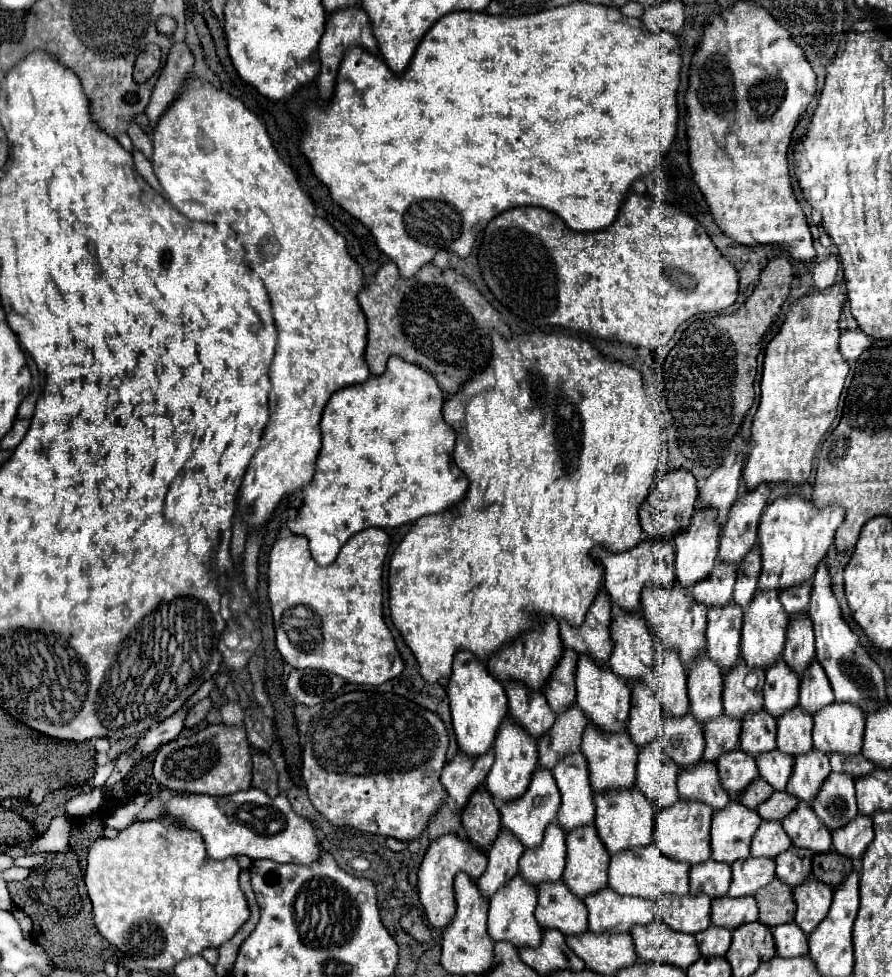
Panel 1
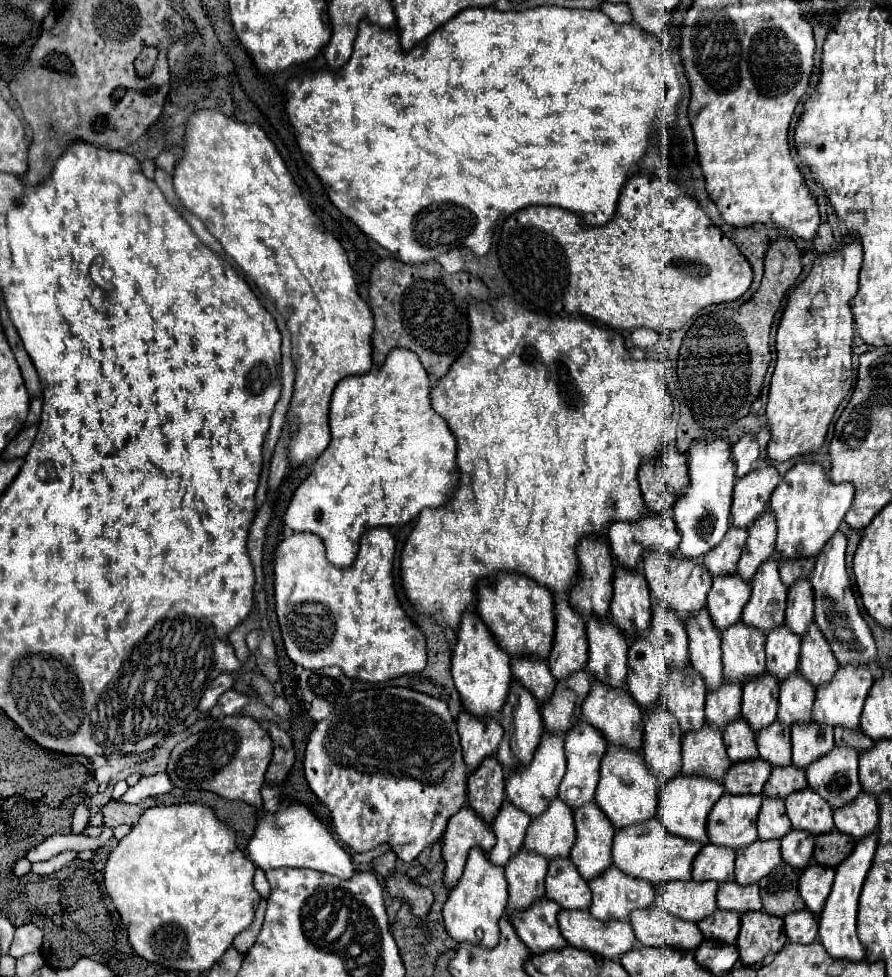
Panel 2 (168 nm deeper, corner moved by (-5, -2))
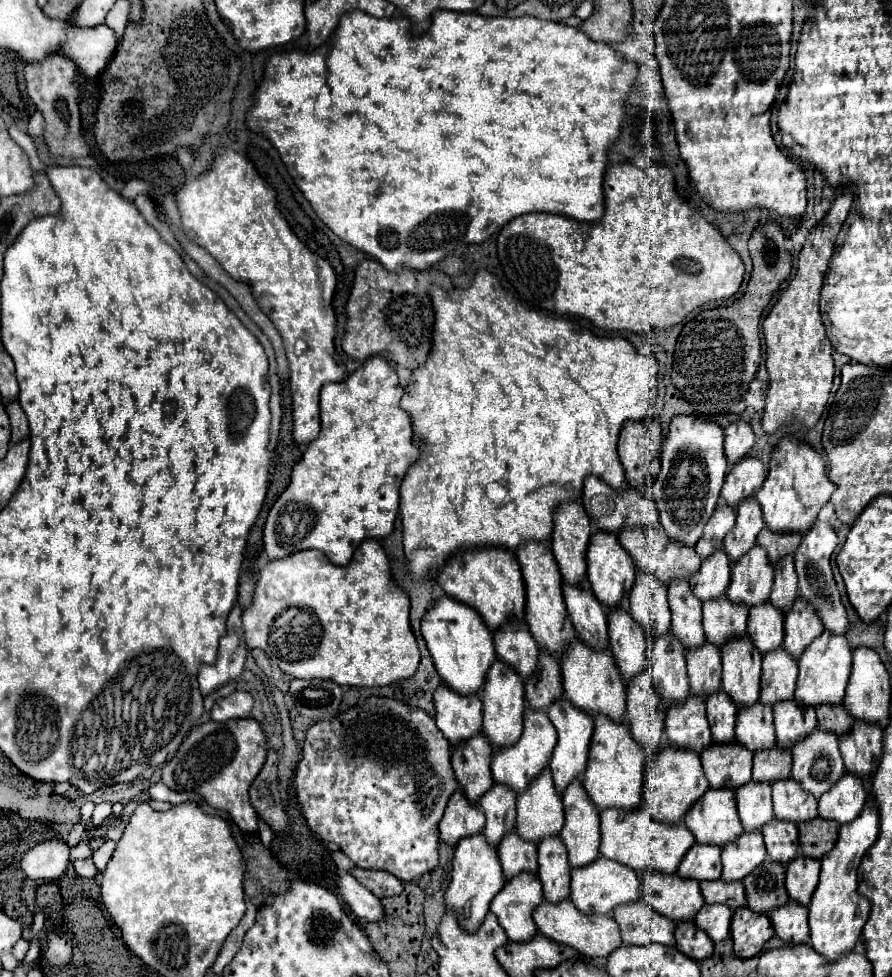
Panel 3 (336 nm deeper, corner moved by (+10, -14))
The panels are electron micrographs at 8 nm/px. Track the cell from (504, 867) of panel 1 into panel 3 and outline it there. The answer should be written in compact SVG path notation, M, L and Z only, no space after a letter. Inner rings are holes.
M494 784L492 792L480 800L480 810L486 816L484 838L486 842L496 848L500 840L514 830L516 822L516 796L502 784Z

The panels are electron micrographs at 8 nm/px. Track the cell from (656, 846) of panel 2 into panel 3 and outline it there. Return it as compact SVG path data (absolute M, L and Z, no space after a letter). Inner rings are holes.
M644 804L636 812L601 812L600 816L600 856L616 860L638 874L648 874L652 870L674 874L684 854L692 844L696 844L684 824L680 824L680 828L664 828L664 824L656 824L652 816L648 816L648 808L644 808Z

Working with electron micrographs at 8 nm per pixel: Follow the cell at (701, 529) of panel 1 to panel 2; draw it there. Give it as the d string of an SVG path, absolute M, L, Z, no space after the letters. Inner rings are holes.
M725 438L693 440L689 446L687 474L689 474L689 484L687 488L683 488L673 510L675 510L677 530L681 534L679 552L691 558L709 552L713 546L721 542L721 538L729 530L733 484L737 480L735 460L731 456L731 442Z

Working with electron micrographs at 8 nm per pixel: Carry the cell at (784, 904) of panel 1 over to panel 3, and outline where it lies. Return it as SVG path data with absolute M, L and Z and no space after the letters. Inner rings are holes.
M766 858L764 864L760 864L760 868L756 868L756 872L746 876L744 880L748 908L758 914L768 914L776 908L786 906L788 892L784 888L784 878L786 868Z

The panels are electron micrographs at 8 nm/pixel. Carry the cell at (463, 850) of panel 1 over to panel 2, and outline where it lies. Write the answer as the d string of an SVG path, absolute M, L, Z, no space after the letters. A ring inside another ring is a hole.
M459 808L447 822L447 830L443 836L443 860L447 862L445 870L445 884L447 888L453 888L455 882L461 878L467 854L473 846L481 846L485 852L489 852L495 844L493 828L487 828L471 808Z

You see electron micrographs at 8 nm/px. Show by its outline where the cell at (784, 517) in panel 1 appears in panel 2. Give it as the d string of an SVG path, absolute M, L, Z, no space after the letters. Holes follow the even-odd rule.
M797 462L783 476L779 486L771 496L769 508L777 516L777 552L781 558L809 558L817 556L825 542L835 534L841 520L853 502L853 484L841 482L835 484L829 480L825 468L817 462Z

